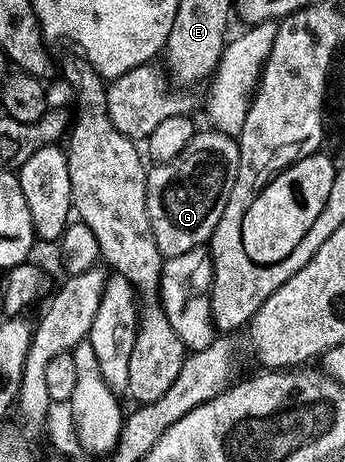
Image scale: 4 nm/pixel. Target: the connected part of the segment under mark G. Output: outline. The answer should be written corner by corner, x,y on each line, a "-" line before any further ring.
198,131
171,162
153,164
146,178
147,216
161,255
185,254
212,236
239,174
240,143
225,132

